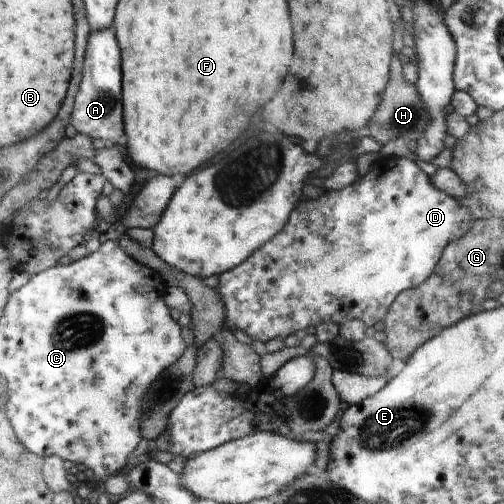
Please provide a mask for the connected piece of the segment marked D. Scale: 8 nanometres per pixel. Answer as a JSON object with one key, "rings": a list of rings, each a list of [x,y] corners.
{"rings":[[[386,156],[374,164],[369,172],[362,176],[362,180],[354,181],[342,190],[325,192],[326,194],[322,194],[318,200],[310,199],[310,202],[306,202],[306,204],[294,206],[284,228],[274,238],[263,243],[244,262],[219,275],[216,290],[218,290],[218,296],[220,296],[222,304],[224,304],[225,328],[231,331],[240,329],[246,332],[253,340],[265,343],[273,338],[285,339],[290,334],[298,332],[298,330],[306,330],[310,326],[316,328],[319,323],[330,320],[334,324],[341,325],[347,320],[358,319],[362,320],[367,327],[374,326],[376,322],[379,322],[388,314],[390,305],[403,290],[416,288],[427,280],[436,264],[438,264],[445,245],[452,240],[456,240],[456,238],[464,236],[470,230],[470,226],[472,226],[472,222],[475,219],[472,218],[470,210],[466,206],[462,206],[459,200],[450,198],[448,194],[444,194],[442,190],[436,188],[430,182],[429,176],[413,160],[401,156]]]}

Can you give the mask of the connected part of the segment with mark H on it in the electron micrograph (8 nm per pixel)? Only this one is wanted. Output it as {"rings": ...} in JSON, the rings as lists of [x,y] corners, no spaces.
{"rings":[[[396,54],[392,58],[392,62],[390,62],[390,76],[384,89],[382,102],[378,104],[374,116],[370,118],[370,124],[367,124],[370,129],[370,137],[386,148],[388,148],[388,142],[391,140],[402,139],[406,142],[420,140],[424,130],[426,130],[426,126],[430,124],[430,112],[424,106],[424,102],[422,102],[422,98],[420,98],[420,94],[416,90],[416,84],[404,80],[402,66],[403,64],[400,62],[398,54]]]}

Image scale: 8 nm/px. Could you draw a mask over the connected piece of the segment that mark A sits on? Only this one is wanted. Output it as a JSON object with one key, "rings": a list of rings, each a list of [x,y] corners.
{"rings":[[[112,30],[90,34],[86,56],[84,56],[83,77],[75,94],[71,124],[77,132],[92,138],[100,138],[109,144],[124,134],[122,126],[122,68],[120,68],[120,48]]]}

